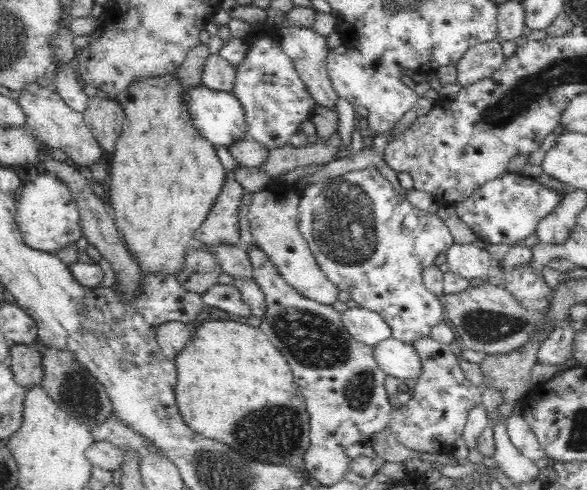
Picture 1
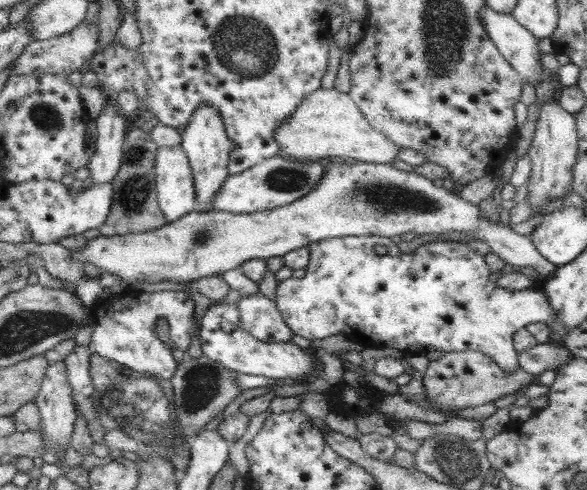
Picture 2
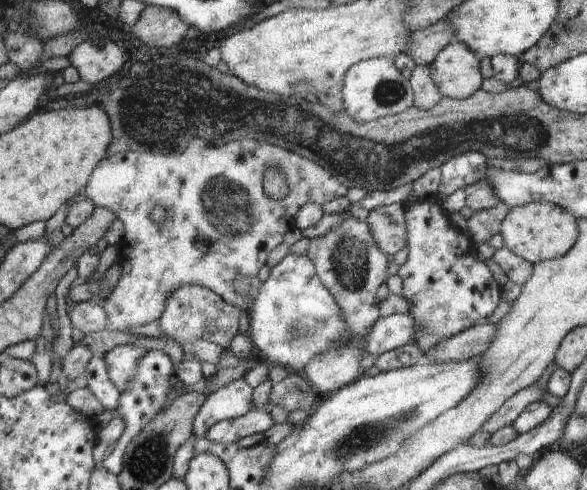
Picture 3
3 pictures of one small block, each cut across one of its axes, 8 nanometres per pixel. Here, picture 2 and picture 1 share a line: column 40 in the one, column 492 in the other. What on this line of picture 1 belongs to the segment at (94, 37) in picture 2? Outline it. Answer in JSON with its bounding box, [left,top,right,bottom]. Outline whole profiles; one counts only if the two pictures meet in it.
[456,40,506,88]

